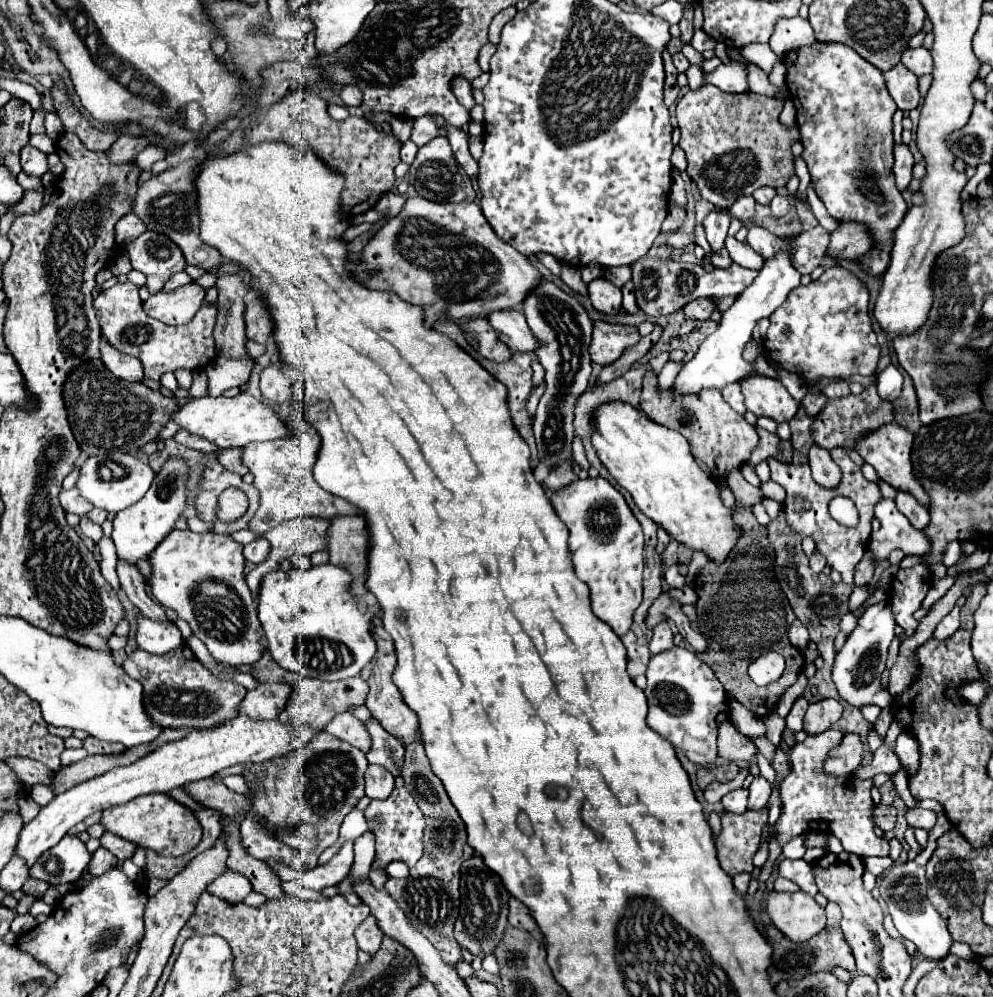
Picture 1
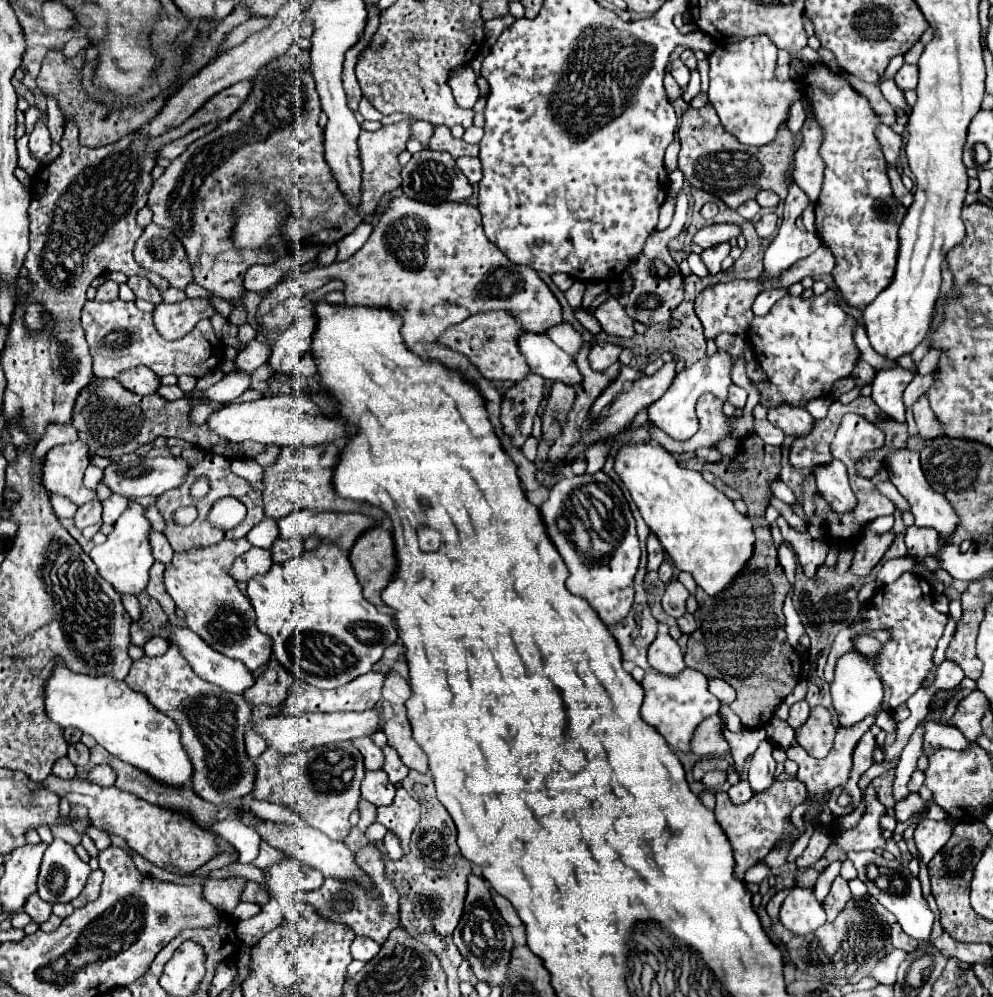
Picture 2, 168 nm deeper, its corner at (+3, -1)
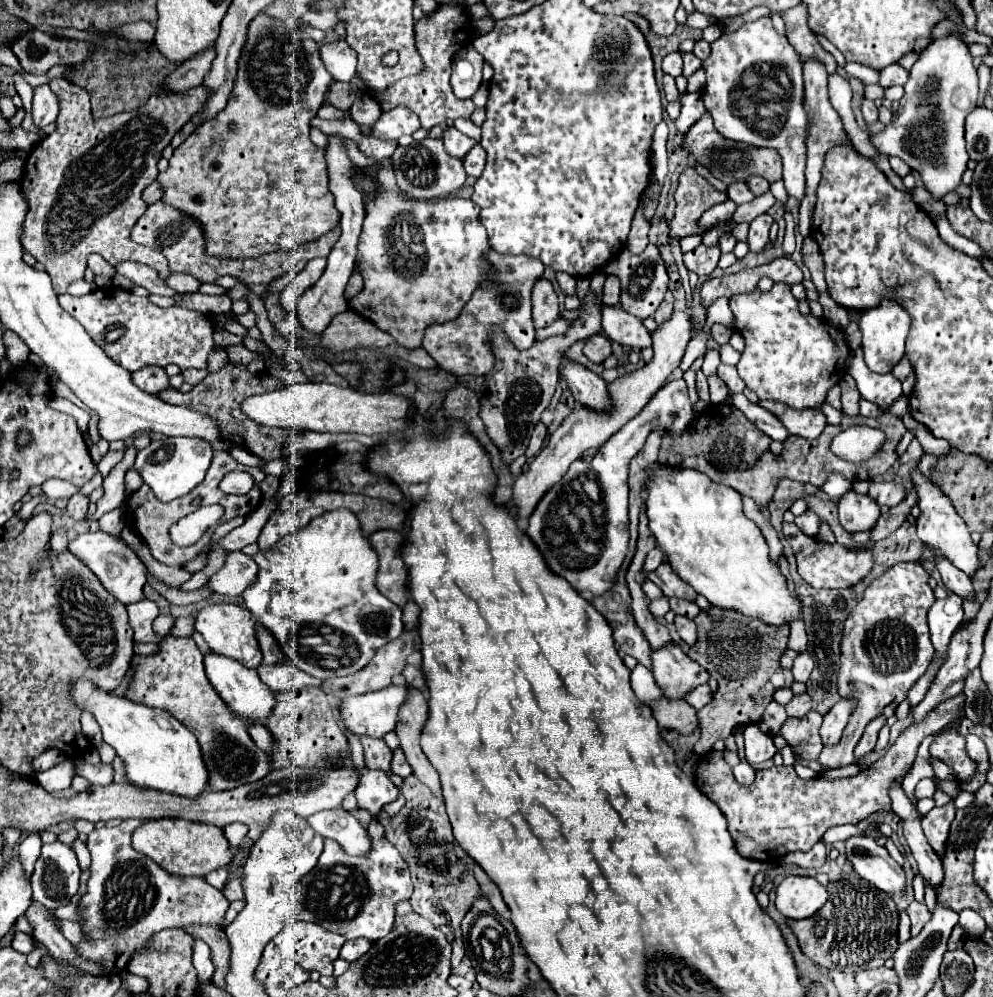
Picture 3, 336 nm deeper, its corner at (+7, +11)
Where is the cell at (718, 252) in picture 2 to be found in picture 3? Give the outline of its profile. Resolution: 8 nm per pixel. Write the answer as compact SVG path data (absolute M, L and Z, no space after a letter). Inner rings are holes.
M700 245L694 251L684 255L684 267L688 271L694 271L696 275L710 275L720 259L720 249L718 247L706 247Z

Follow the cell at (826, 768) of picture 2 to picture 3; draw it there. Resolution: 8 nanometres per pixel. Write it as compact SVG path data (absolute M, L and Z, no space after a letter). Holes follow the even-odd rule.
M898 563L890 567L880 579L872 581L864 599L848 615L842 633L842 665L838 671L838 693L854 699L856 707L850 715L846 731L836 747L824 747L820 763L828 767L844 767L854 761L854 747L858 745L864 727L884 715L894 715L900 701L906 699L910 687L928 669L934 647L926 627L926 611L934 603L934 593L928 587L928 573L920 563Z

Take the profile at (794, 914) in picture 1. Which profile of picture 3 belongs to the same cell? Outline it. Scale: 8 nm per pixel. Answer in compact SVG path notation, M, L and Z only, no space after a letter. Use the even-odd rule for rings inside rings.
M790 875L776 887L776 909L790 919L812 917L826 899L826 888L814 877Z

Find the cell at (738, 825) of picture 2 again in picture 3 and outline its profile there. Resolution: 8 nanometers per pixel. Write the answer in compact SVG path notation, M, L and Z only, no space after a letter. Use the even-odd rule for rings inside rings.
M960 693L958 697L952 697L934 707L934 711L930 711L930 715L922 719L922 723L912 723L908 729L904 729L904 733L896 739L896 743L878 761L874 761L868 769L860 771L856 777L848 779L814 777L810 781L804 781L796 775L794 767L780 765L758 771L754 783L744 787L738 785L738 781L734 779L732 769L724 761L722 753L712 751L698 759L694 771L694 783L706 797L710 797L718 805L718 809L728 819L728 831L740 855L758 861L772 861L772 857L780 859L790 851L810 851L812 845L822 839L828 827L860 823L872 813L888 811L890 809L888 789L894 783L902 783L902 779L908 775L922 739L928 735L936 735L938 731L944 729L944 725L954 721L962 705L964 695Z

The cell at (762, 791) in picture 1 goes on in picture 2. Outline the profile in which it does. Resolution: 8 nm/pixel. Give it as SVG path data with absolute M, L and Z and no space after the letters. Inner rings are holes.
M764 739L760 741L758 749L752 755L752 765L748 775L748 783L754 793L762 793L774 783L774 767L776 761L772 759L772 743Z

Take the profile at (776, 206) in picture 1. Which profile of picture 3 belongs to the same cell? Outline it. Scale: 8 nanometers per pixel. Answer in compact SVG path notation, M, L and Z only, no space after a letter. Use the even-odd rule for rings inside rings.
M768 213L760 215L758 219L754 219L750 223L750 235L748 235L748 241L746 241L748 247L750 247L750 251L760 253L766 247L766 243L770 241L768 239L768 231L770 231L772 223L774 223L774 219Z

